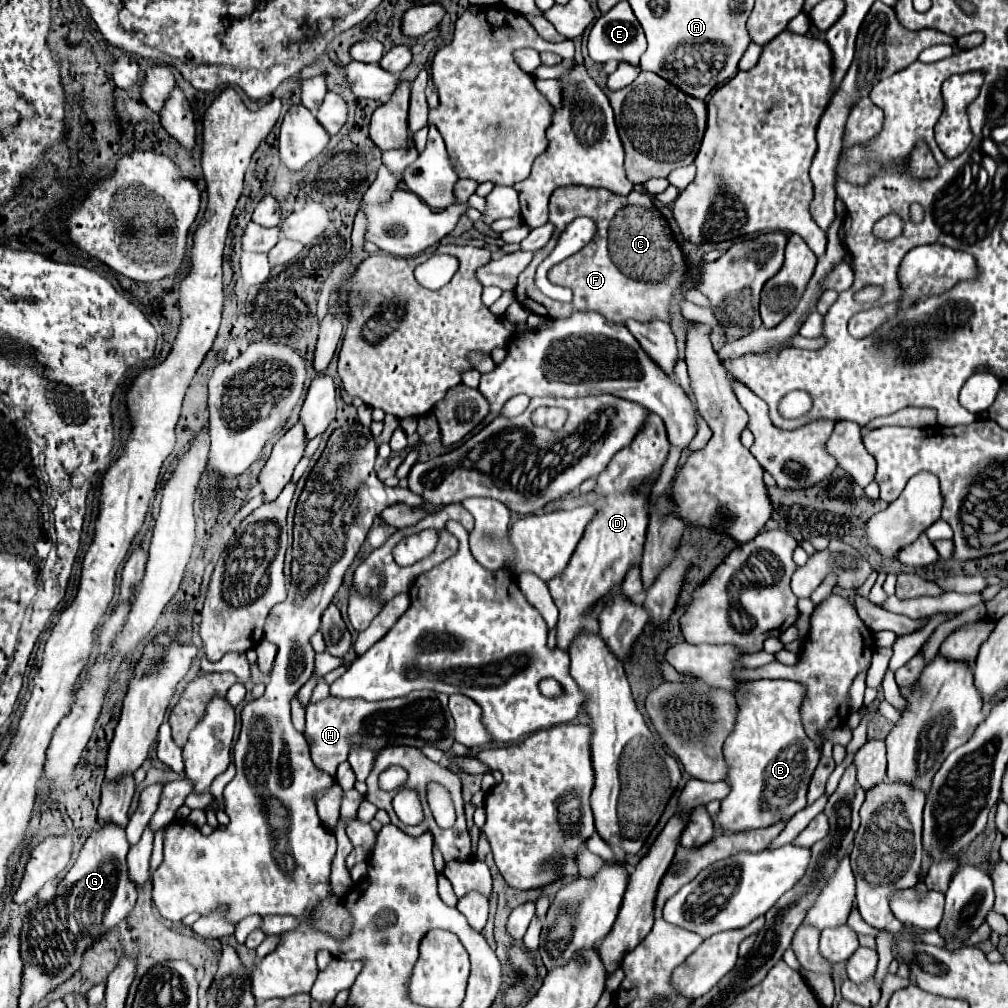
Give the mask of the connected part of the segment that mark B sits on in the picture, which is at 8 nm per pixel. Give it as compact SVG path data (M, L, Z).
M753 680L753 694L739 704L737 726L733 734L725 740L725 760L729 762L729 784L731 792L721 802L717 822L723 830L741 832L761 826L771 826L773 822L791 818L805 808L807 786L813 770L817 768L821 752L807 738L801 722L801 706L805 702L807 688L791 680Z

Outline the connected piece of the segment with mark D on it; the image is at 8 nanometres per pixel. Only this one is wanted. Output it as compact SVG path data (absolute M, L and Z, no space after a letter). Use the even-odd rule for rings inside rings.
M649 412L643 428L633 438L629 446L615 454L609 466L599 474L593 492L601 500L595 516L587 524L583 538L577 544L577 550L565 568L561 578L553 578L549 582L549 590L553 602L559 608L559 624L557 624L557 648L569 652L573 640L581 634L597 634L599 622L589 618L587 614L593 606L609 596L615 588L621 586L627 572L633 566L641 564L643 544L649 524L649 494L661 472L669 454L669 440L661 418Z

